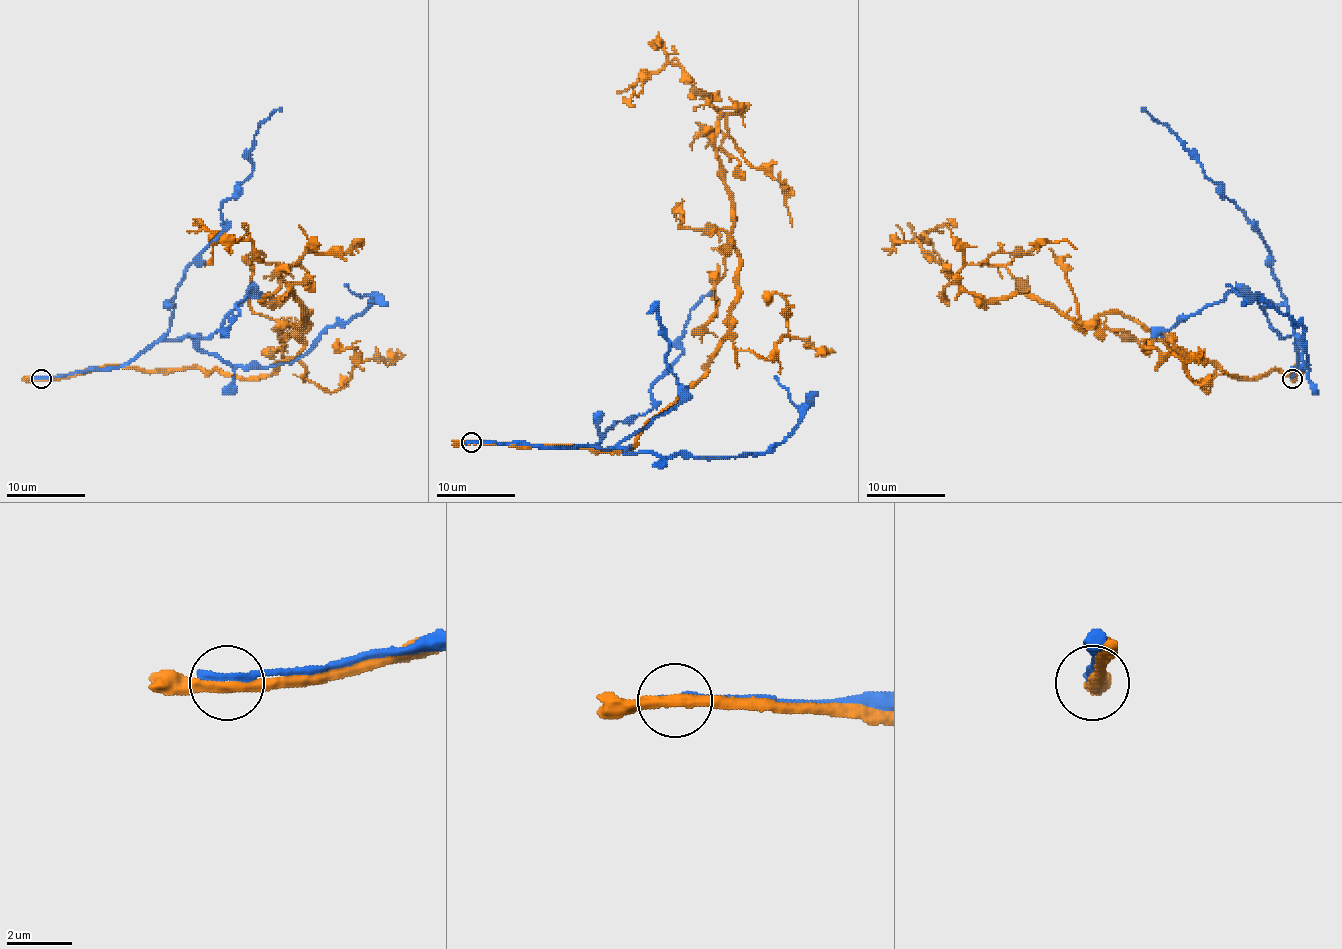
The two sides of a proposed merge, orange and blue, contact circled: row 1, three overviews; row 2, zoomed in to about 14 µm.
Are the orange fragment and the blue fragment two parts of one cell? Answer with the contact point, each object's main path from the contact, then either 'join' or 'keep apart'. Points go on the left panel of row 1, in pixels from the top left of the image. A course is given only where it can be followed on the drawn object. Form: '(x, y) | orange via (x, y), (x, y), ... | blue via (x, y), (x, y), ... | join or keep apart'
(41, 379) | orange via (42, 378), (266, 378), (307, 329), (285, 272), (307, 252), (362, 249) | blue via (42, 378), (124, 366), (167, 331), (183, 270), (222, 227), (220, 205), (252, 172), (254, 135), (281, 107) | keep apart

